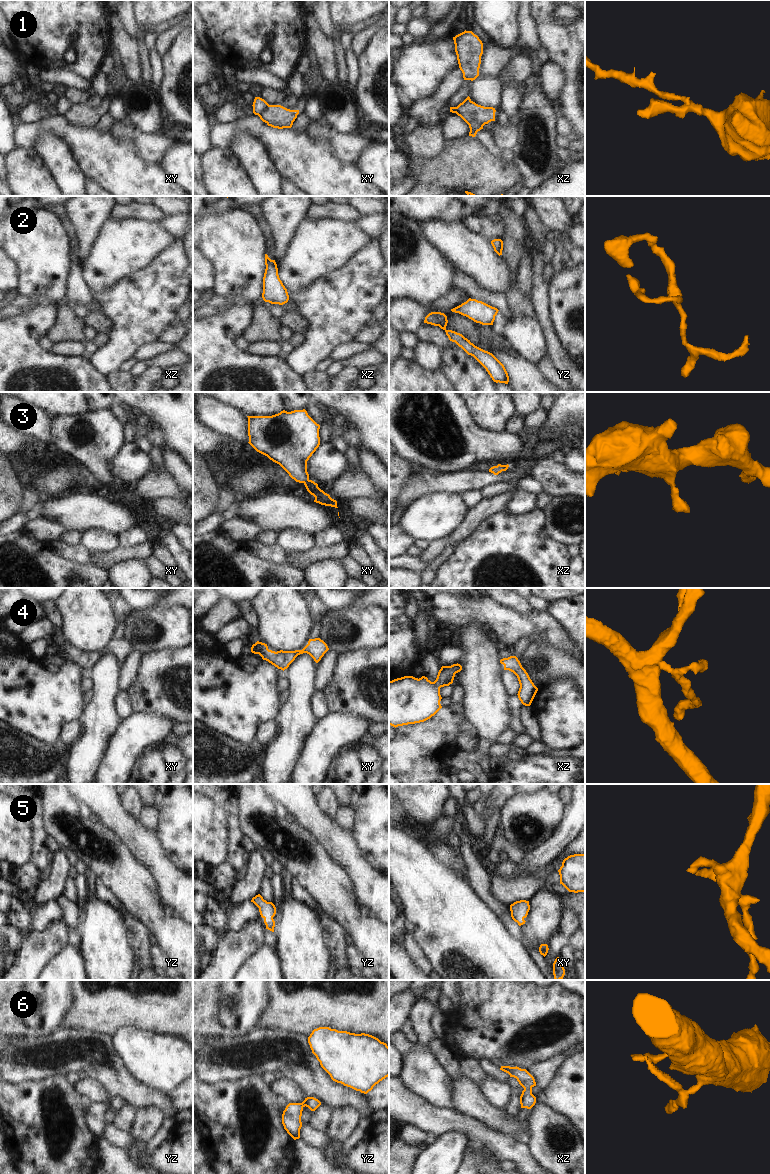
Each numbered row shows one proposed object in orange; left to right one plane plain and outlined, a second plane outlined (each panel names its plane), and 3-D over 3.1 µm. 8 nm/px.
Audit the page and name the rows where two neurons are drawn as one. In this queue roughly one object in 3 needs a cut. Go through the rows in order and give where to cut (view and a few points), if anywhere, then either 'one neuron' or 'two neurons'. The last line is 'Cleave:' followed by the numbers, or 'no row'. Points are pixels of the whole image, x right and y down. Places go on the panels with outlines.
1: xy (268, 104), (258, 115) | two neurons
2: no cut | one neuron
3: no cut | one neuron
4: no cut | one neuron
5: no cut | one neuron
6: no cut | one neuron
Cleave: 1

